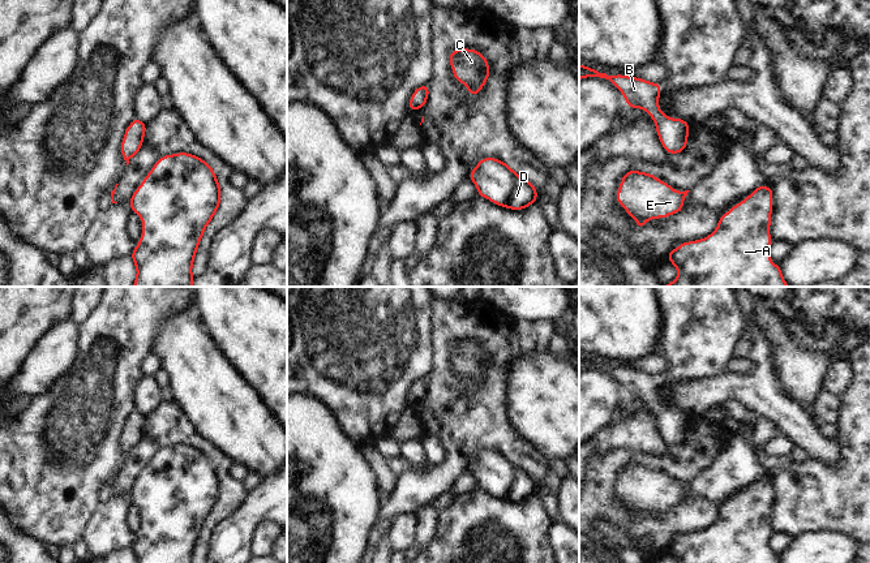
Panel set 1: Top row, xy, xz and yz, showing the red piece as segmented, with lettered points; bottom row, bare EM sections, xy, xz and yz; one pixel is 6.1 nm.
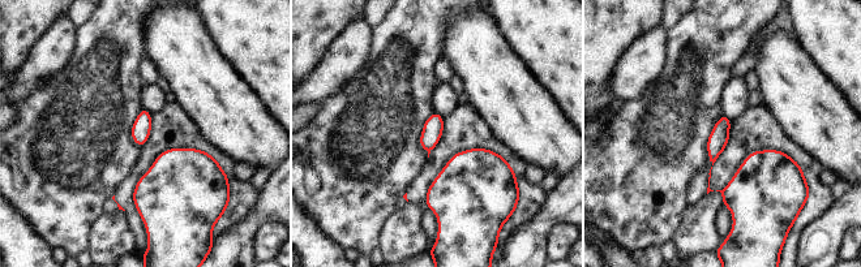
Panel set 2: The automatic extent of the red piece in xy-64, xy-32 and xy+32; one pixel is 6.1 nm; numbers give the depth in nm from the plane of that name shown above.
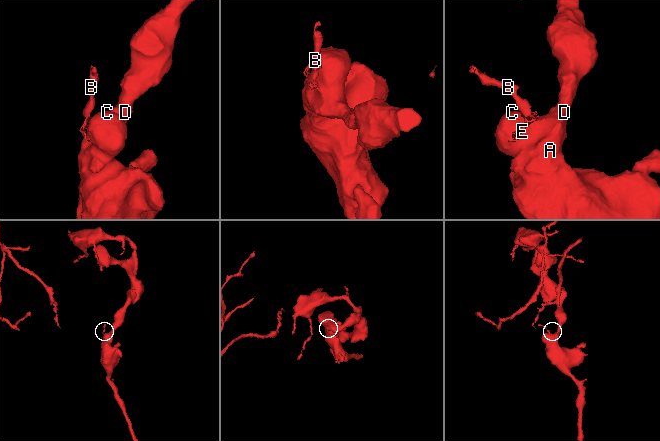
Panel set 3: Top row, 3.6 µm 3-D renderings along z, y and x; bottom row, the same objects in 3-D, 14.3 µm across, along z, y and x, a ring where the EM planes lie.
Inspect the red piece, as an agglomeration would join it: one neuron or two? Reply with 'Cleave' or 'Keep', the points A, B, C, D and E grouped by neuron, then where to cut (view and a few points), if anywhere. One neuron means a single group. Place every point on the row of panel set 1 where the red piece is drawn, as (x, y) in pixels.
Cleave. Groups: A C D E / B. Split along xz (427, 98), (424, 102).

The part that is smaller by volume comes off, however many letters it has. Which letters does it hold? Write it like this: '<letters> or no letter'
B.

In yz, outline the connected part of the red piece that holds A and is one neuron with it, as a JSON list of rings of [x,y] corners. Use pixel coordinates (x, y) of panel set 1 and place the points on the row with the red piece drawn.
[[[760,185],[740,205],[734,205],[719,218],[717,228],[706,238],[681,242],[667,259],[678,271],[670,284],[663,287],[789,287],[781,275],[781,267],[772,263],[768,250],[772,212],[772,188]]]

